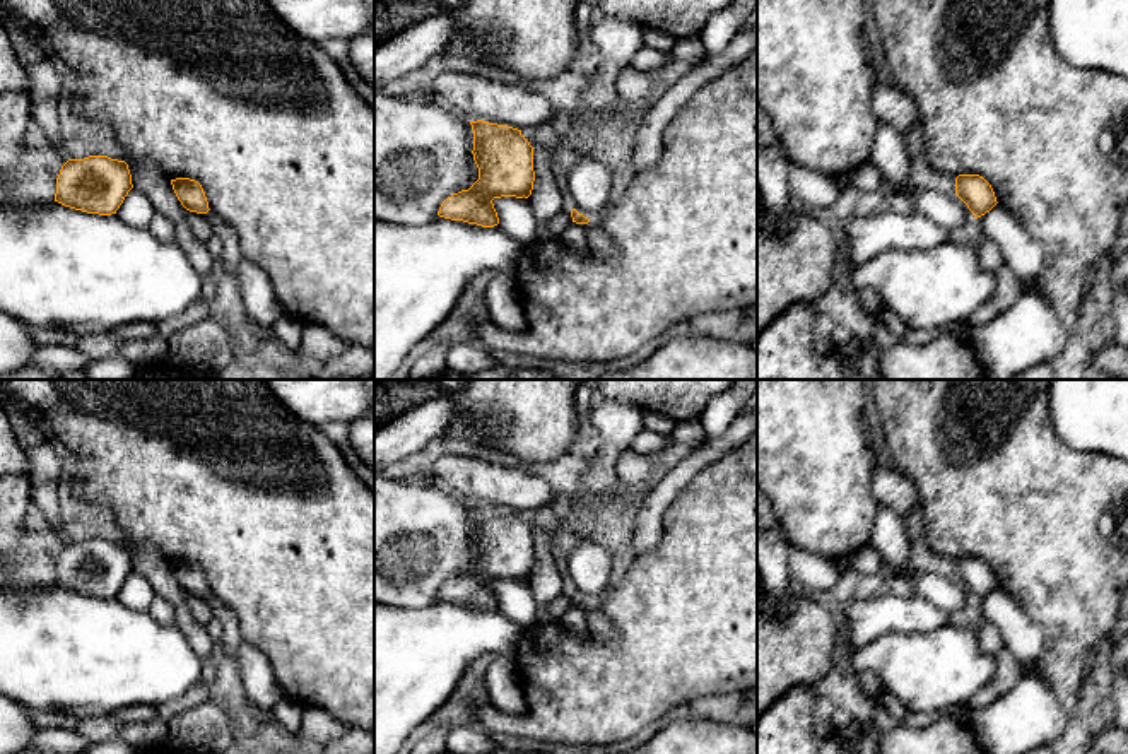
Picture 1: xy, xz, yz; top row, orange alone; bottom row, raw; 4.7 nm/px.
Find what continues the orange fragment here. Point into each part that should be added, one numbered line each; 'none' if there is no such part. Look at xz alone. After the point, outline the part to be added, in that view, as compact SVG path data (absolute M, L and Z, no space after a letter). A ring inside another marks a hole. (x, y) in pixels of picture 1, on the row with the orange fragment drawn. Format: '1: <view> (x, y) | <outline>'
none

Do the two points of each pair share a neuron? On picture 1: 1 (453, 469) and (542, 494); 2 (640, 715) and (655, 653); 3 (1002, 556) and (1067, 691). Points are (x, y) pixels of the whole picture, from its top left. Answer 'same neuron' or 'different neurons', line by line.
1: same neuron
2: same neuron
3: same neuron

